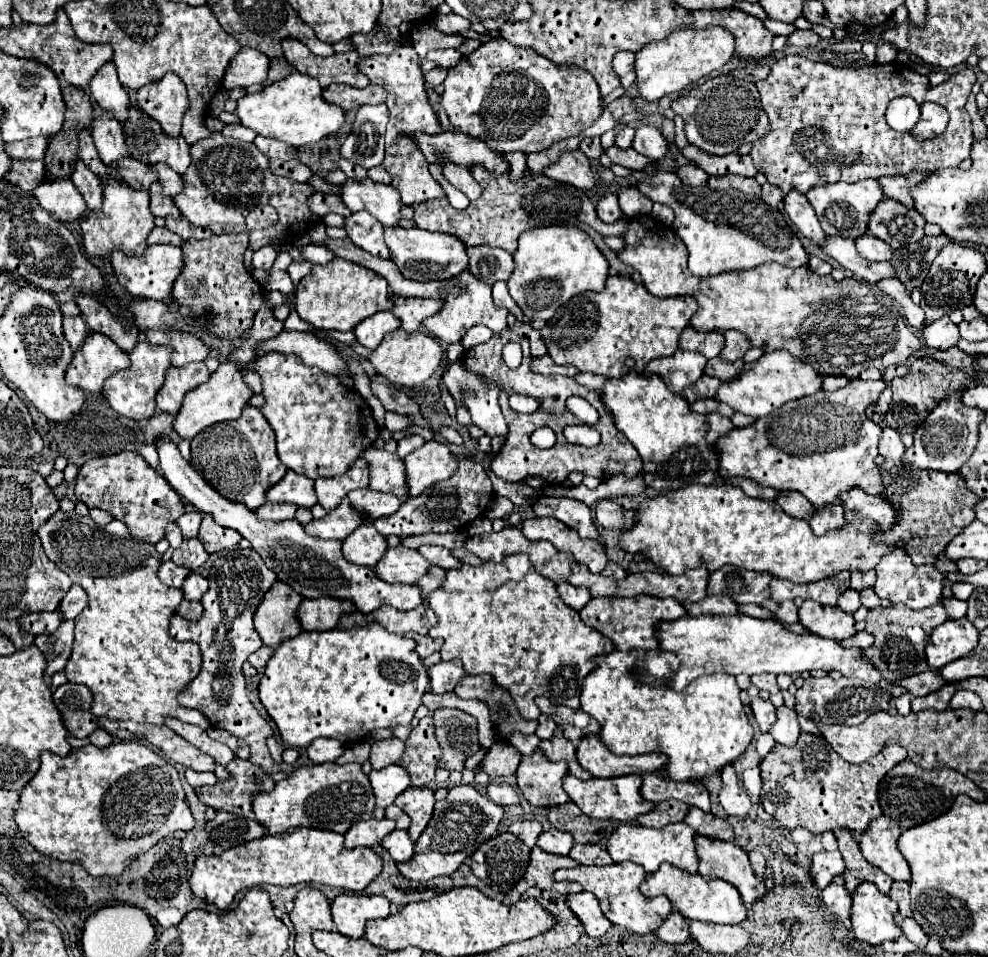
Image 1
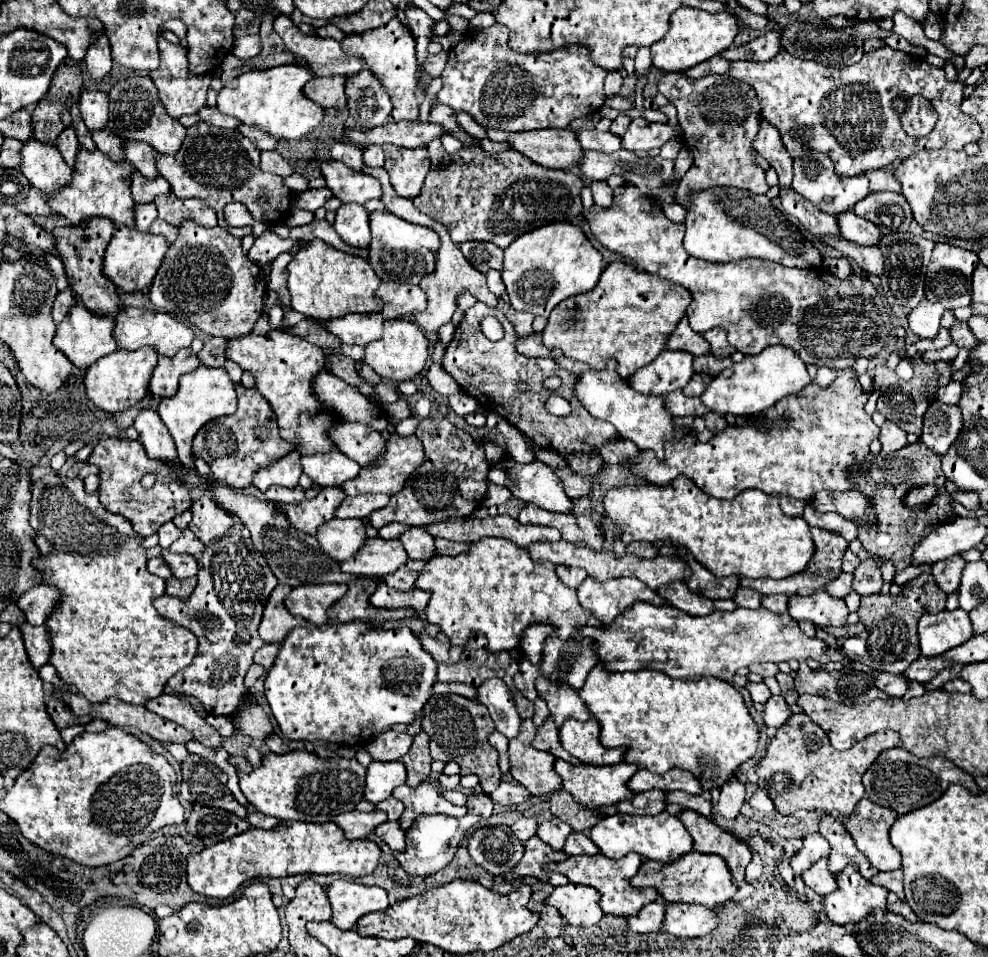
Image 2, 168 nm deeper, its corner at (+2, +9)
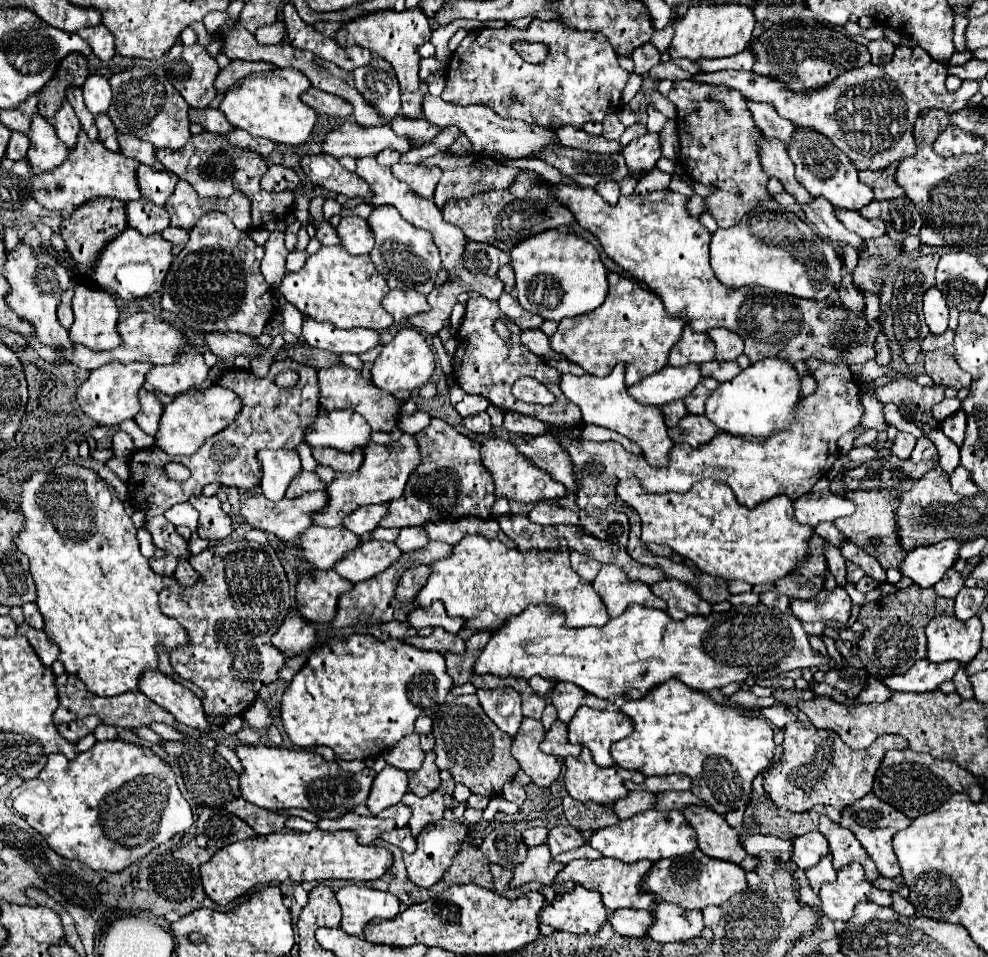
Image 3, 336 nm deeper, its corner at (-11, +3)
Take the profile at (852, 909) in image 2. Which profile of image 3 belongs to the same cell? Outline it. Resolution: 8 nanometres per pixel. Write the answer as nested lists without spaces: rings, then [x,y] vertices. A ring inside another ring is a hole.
[[[851,862],[837,870],[835,882],[825,882],[819,890],[821,910],[831,920],[849,920],[853,916],[853,906],[857,902],[875,902],[879,906],[891,906],[891,894],[887,890],[877,890],[865,880],[861,864]]]

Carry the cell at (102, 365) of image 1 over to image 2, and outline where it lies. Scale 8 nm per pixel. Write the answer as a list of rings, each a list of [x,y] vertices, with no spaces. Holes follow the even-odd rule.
[[[74,306],[72,312],[66,316],[62,324],[58,324],[58,332],[54,336],[54,344],[64,356],[76,366],[76,368],[90,368],[98,358],[108,356],[118,350],[118,344],[114,340],[114,324],[110,318],[98,318],[92,312],[88,312],[84,306]]]

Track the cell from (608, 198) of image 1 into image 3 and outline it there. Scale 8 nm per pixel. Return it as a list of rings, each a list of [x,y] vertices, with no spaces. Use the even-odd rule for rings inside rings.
[[[601,180],[597,186],[595,186],[595,190],[609,202],[609,204],[617,204],[617,200],[619,200],[619,184],[615,182],[615,180]]]

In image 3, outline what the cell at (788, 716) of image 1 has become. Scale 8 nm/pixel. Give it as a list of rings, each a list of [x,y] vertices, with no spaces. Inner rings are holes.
[[[773,704],[771,708],[759,710],[759,714],[761,714],[761,716],[765,716],[769,722],[773,722],[773,726],[777,726],[777,728],[783,728],[787,722],[797,720],[797,718],[795,718],[795,714],[791,714],[791,712],[787,710],[787,706],[785,706],[785,704]]]

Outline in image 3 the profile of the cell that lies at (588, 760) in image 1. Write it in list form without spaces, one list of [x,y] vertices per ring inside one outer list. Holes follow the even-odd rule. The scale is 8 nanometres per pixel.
[[[581,706],[569,722],[569,742],[587,746],[599,766],[613,766],[609,748],[613,742],[625,738],[625,720],[629,718],[623,712]]]

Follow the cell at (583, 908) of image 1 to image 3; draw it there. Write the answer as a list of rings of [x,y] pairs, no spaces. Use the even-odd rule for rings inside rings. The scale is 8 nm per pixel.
[[[575,884],[573,892],[557,894],[555,900],[541,910],[539,920],[559,932],[595,934],[607,922],[607,916],[609,912],[601,896]]]

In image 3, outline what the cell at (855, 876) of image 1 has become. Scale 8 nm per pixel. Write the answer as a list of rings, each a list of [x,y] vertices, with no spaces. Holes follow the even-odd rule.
[[[819,816],[819,832],[829,842],[829,850],[833,854],[835,870],[839,870],[841,866],[845,866],[849,862],[859,862],[863,866],[865,878],[869,882],[879,878],[877,868],[873,866],[873,860],[865,854],[865,850],[861,850],[861,844],[853,838],[853,832],[843,830],[839,824],[831,822],[827,816]]]

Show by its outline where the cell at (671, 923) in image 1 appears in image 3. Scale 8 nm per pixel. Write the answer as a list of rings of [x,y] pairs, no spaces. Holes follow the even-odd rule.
[[[621,908],[609,916],[609,922],[617,934],[641,938],[643,934],[647,934],[653,918],[651,918],[651,912],[645,912],[645,910]]]

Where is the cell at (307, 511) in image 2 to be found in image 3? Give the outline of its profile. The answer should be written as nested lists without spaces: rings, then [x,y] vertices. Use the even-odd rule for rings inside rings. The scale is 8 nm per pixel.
[[[317,490],[317,492],[307,492],[301,494],[297,498],[283,498],[279,502],[267,500],[263,494],[253,492],[247,498],[241,500],[241,508],[239,514],[245,518],[245,522],[249,522],[253,528],[259,528],[263,532],[275,534],[279,540],[285,542],[293,542],[299,538],[301,530],[307,530],[311,524],[311,514],[321,510],[321,506],[325,506],[325,490]]]

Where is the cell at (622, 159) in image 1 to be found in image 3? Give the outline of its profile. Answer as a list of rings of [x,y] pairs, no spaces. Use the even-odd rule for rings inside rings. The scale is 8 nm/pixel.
[[[561,126],[561,128],[555,128],[553,132],[563,146],[579,148],[585,152],[615,154],[615,152],[621,152],[621,148],[623,148],[617,140],[605,140],[603,136],[593,136],[593,134],[587,134],[585,130],[577,130],[573,126]]]

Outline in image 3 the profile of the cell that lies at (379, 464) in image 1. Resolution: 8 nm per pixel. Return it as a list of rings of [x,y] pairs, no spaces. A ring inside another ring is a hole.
[[[319,410],[315,422],[305,430],[305,442],[313,448],[337,448],[337,450],[365,450],[365,446],[369,444],[369,434],[371,434],[371,428],[369,424],[359,416],[355,414],[353,410]]]

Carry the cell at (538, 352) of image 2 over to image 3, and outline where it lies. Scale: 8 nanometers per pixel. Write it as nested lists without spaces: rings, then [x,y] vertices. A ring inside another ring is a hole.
[[[539,328],[523,330],[523,332],[521,332],[521,342],[523,342],[533,354],[537,354],[539,358],[555,358],[555,352],[553,352],[551,346],[549,346],[549,338],[547,338]]]

